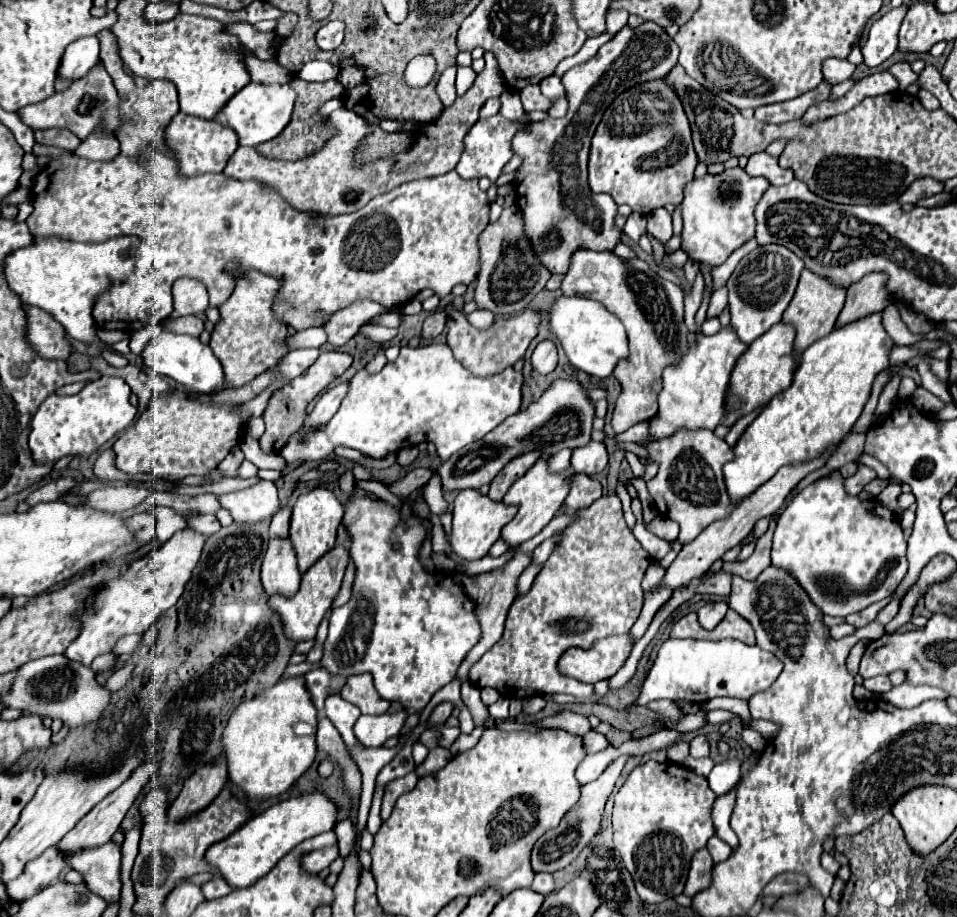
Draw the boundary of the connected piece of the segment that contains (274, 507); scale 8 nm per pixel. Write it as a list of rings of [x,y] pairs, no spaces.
[[[260,481],[254,487],[220,495],[222,507],[226,507],[236,523],[260,523],[272,519],[280,509],[276,485],[272,481]]]

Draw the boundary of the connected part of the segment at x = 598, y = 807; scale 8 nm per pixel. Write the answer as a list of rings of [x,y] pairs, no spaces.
[[[614,759],[606,769],[604,773],[592,781],[592,783],[586,783],[582,787],[582,797],[580,801],[564,815],[564,819],[560,821],[560,825],[556,829],[550,829],[546,831],[534,845],[534,851],[532,851],[532,867],[534,871],[546,871],[546,873],[554,873],[558,869],[564,869],[566,865],[570,865],[578,853],[590,843],[590,839],[596,835],[598,827],[600,827],[600,821],[602,821],[602,813],[604,813],[604,805],[614,789],[616,779],[620,777],[620,771],[624,767],[627,759]]]

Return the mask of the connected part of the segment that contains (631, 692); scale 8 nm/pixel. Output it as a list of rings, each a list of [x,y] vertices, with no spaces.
[[[654,640],[646,648],[642,658],[638,664],[638,670],[634,677],[628,681],[621,689],[609,691],[602,699],[602,703],[612,707],[613,709],[625,709],[634,703],[641,692],[641,687],[646,679],[647,671],[645,665],[648,662],[649,655],[652,651]]]

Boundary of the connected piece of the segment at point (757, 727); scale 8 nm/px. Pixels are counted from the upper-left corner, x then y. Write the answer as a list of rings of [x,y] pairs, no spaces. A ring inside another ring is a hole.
[[[750,719],[748,727],[754,729],[754,731],[758,731],[764,739],[772,739],[772,737],[776,735],[776,731],[778,731],[778,725],[776,725],[776,723],[772,723],[772,721],[762,721],[762,719]]]

